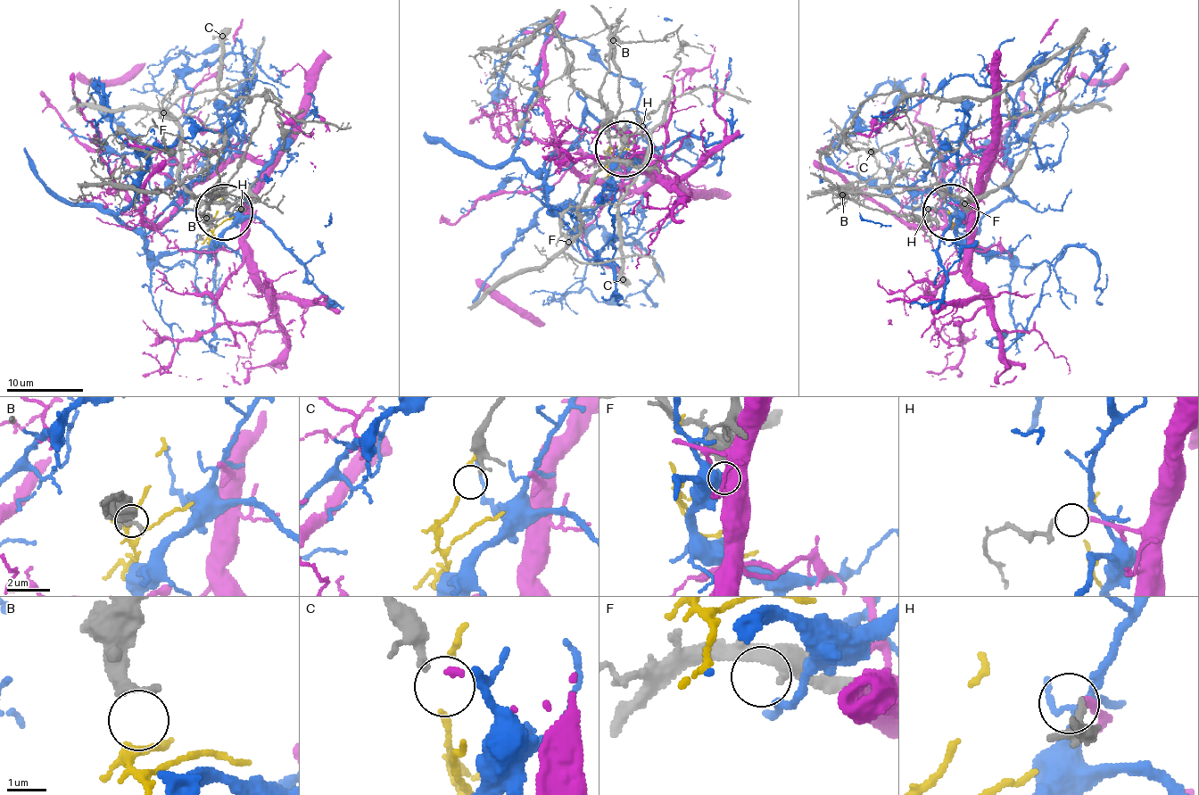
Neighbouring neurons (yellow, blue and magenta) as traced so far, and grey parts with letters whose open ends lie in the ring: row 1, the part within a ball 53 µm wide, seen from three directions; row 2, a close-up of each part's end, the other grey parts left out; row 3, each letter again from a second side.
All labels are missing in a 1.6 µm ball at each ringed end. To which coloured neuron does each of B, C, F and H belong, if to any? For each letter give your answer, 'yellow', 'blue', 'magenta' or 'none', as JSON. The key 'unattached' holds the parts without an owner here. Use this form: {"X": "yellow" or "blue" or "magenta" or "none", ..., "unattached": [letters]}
{"B": "yellow", "C": "none", "F": "none", "H": "magenta", "unattached": ["C", "F"]}

